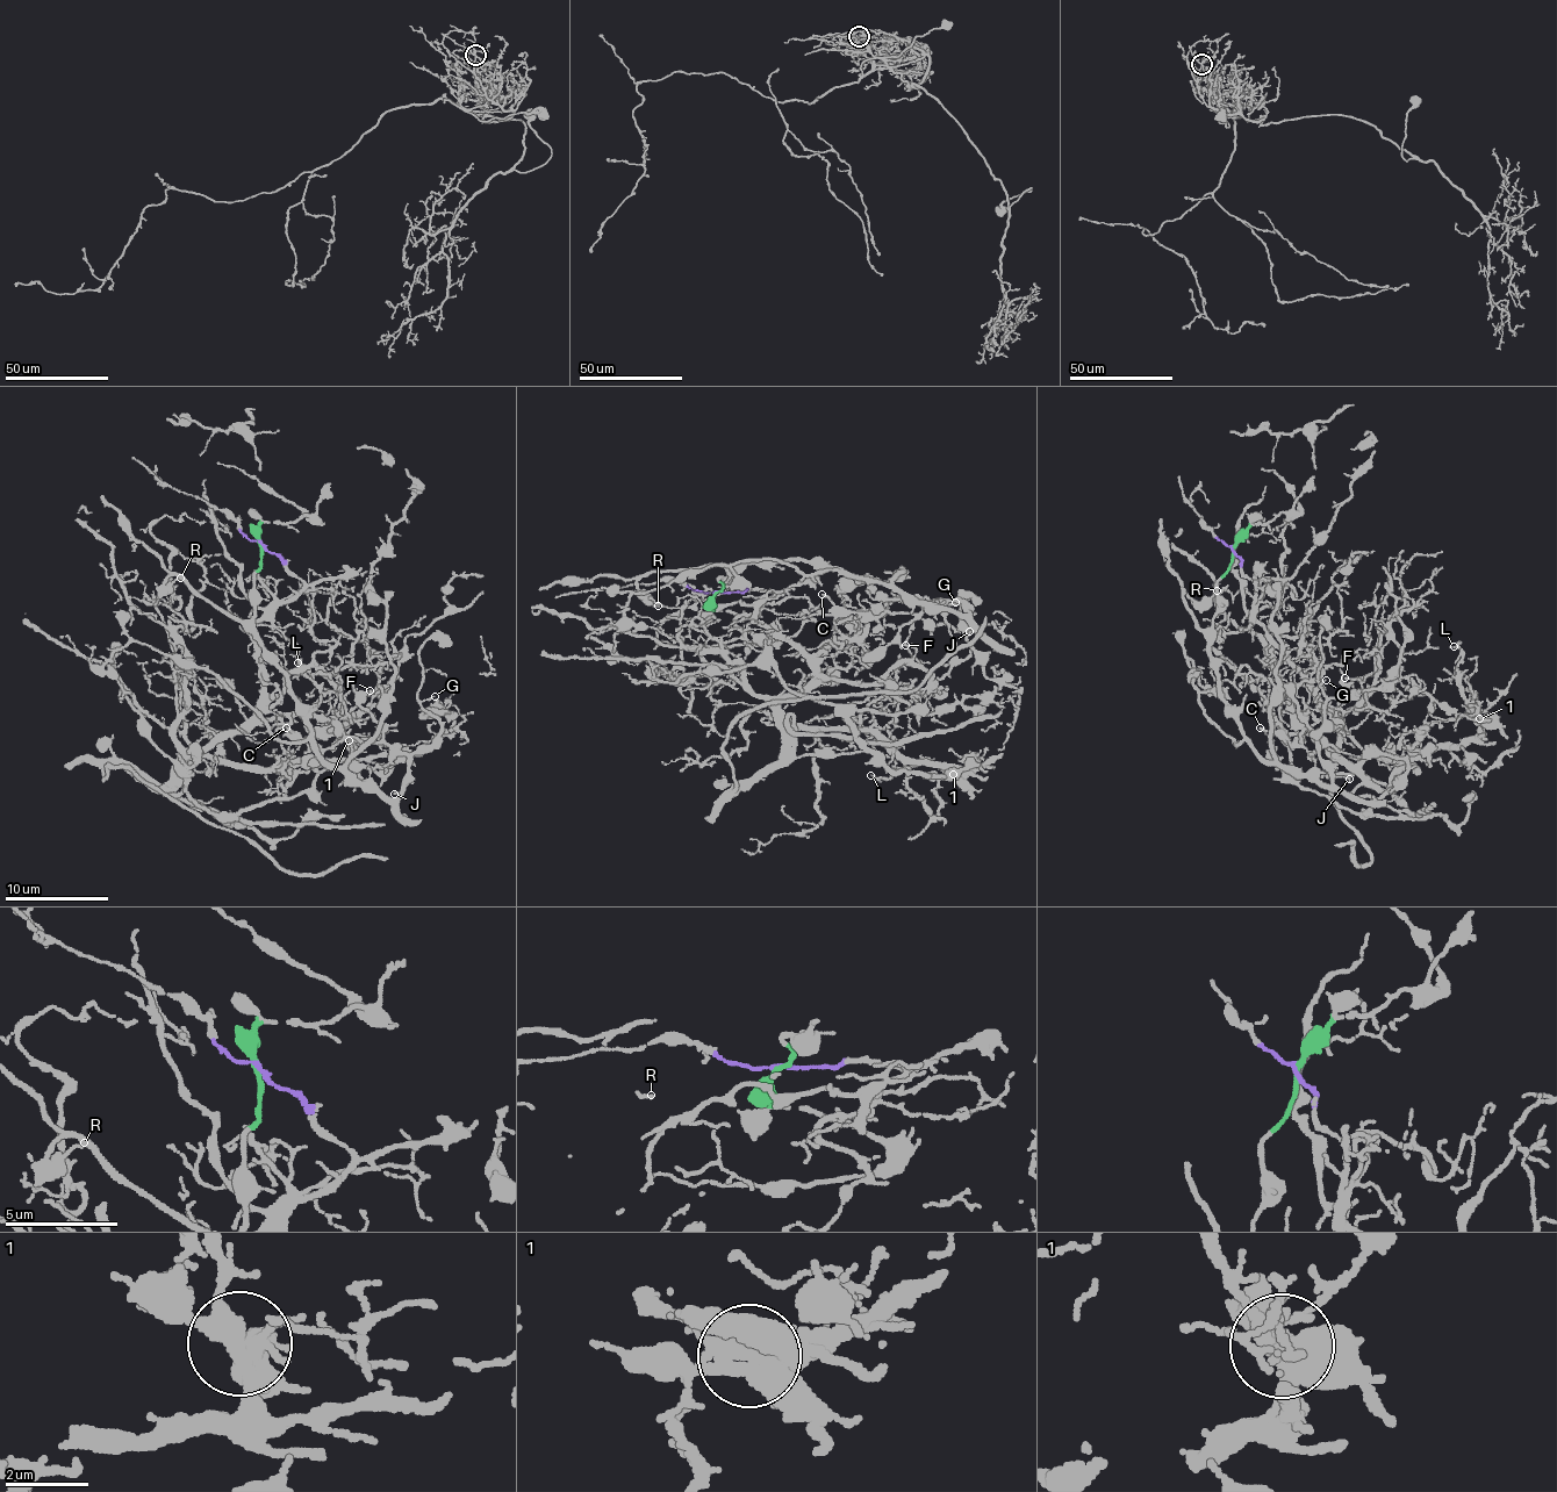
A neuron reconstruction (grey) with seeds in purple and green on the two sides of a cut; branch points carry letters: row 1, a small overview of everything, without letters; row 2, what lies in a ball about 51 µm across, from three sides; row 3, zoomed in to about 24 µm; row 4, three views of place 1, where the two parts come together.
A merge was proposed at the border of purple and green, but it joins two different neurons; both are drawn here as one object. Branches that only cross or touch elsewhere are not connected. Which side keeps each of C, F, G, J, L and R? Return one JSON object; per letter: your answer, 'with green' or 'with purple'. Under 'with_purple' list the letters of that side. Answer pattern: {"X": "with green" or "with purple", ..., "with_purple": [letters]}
{"C": "with green", "F": "with purple", "G": "with green", "J": "with green", "L": "with purple", "R": "with green", "with_purple": ["F", "L"]}

